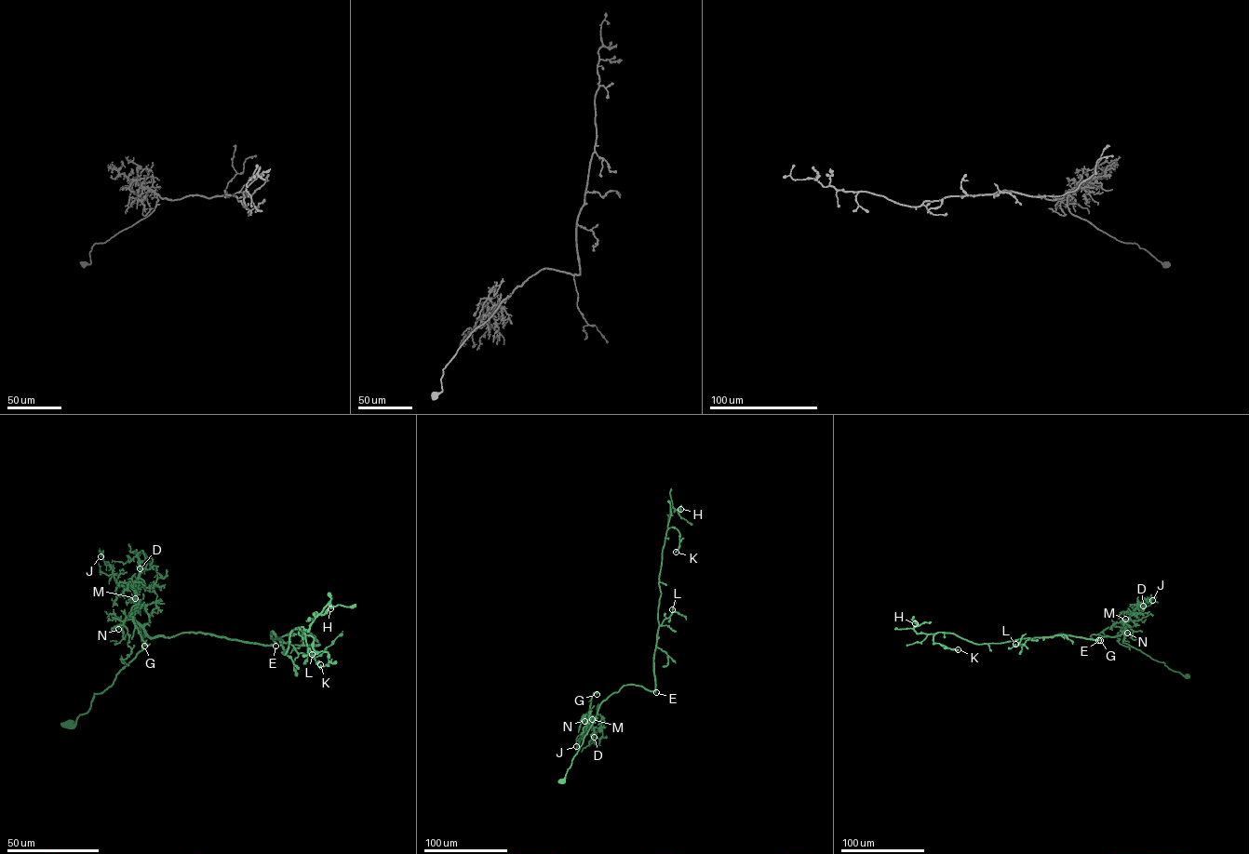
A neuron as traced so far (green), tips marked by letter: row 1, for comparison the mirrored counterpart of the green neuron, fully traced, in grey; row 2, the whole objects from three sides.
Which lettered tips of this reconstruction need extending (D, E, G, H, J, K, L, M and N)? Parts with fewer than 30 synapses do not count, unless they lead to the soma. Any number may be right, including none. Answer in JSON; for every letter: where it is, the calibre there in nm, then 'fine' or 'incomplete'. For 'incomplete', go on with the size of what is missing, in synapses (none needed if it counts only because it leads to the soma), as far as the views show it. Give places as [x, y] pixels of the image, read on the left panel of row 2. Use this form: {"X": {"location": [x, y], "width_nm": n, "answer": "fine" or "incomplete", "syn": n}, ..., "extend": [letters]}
{"D": {"location": [140, 568], "width_nm": 120, "answer": "fine"}, "E": {"location": [275, 646], "width_nm": 240, "answer": "incomplete", "syn": 70}, "G": {"location": [144, 646], "width_nm": 100, "answer": "fine"}, "H": {"location": [330, 608], "width_nm": 300, "answer": "fine"}, "J": {"location": [100, 556], "width_nm": 90, "answer": "fine"}, "K": {"location": [320, 664], "width_nm": 140, "answer": "fine"}, "L": {"location": [312, 654], "width_nm": 650, "answer": "fine"}, "M": {"location": [135, 598], "width_nm": 150, "answer": "fine"}, "N": {"location": [118, 629], "width_nm": 160, "answer": "fine"}, "extend": ["E"]}

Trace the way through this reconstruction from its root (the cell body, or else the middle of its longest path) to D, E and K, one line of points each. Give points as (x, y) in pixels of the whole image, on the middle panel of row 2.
D: (563, 780), (595, 716), (591, 719), (594, 737)
E: (563, 780), (602, 701), (628, 685), (656, 692)
K: (563, 780), (601, 703), (624, 686), (655, 688), (659, 577), (666, 530), (671, 527), (679, 533), (676, 552)

